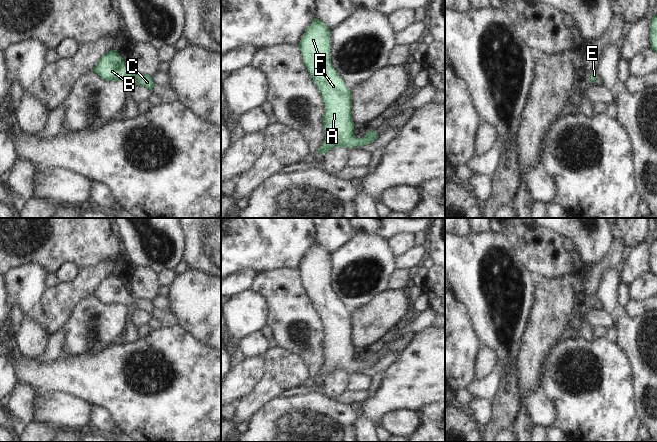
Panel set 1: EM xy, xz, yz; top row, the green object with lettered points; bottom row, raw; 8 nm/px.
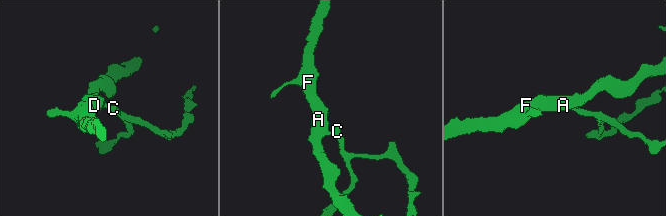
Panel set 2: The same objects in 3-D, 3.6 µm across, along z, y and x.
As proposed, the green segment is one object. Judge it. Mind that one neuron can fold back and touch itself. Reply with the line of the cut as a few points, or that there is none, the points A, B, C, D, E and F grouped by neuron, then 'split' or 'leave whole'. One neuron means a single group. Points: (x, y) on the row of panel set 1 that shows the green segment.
cut none; groups A B C D E F; leave whole

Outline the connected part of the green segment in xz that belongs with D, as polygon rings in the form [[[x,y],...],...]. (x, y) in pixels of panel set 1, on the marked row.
[[[315,17],[298,44],[303,64],[307,67],[325,103],[325,139],[316,151],[322,156],[336,147],[356,148],[358,145],[370,144],[378,138],[376,131],[368,131],[366,136],[360,139],[354,136],[351,90],[331,64],[330,33],[331,30]]]

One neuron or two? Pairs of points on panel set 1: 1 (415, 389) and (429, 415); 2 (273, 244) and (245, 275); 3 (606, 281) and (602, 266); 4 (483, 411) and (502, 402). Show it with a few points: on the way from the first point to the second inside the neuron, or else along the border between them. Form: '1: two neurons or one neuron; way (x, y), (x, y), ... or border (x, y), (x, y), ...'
1: two neurons; border (434, 402), (423, 404), (415, 411)
2: two neurons; border (256, 273), (249, 269), (243, 269), (231, 276)
3: two neurons; border (614, 266), (603, 273), (596, 294)
4: two neurons; border (492, 401), (491, 421), (483, 429)

